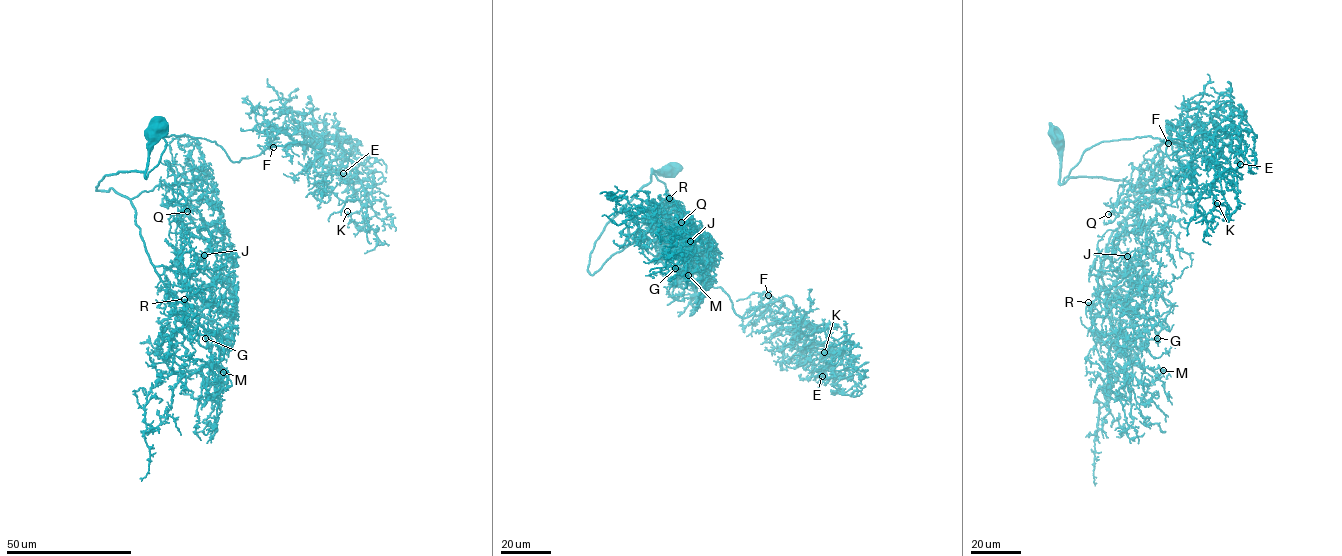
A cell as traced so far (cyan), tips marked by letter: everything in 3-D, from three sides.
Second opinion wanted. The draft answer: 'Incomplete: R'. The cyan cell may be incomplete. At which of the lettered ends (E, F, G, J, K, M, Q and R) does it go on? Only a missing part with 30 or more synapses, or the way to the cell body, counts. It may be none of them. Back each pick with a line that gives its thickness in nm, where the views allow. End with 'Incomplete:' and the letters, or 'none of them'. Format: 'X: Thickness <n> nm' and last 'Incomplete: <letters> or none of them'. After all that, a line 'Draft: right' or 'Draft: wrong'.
M: Thickness 280 nm
Incomplete: M
Draft: wrong

